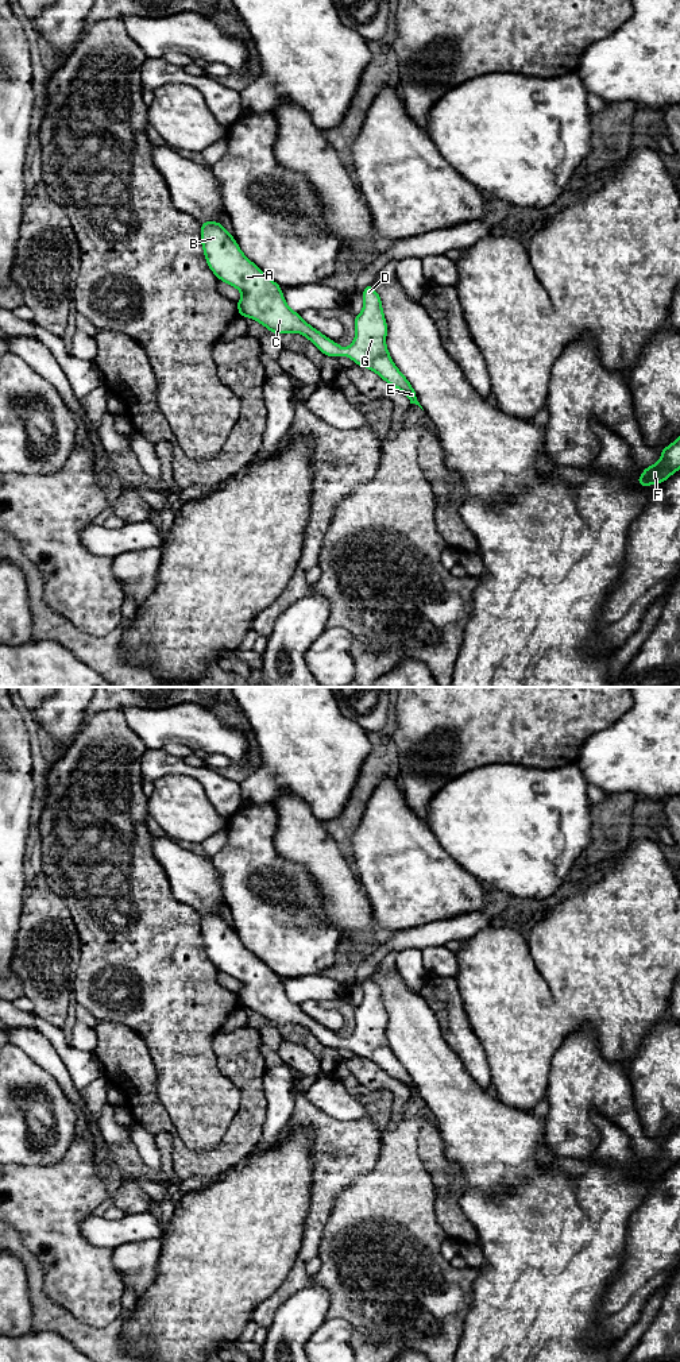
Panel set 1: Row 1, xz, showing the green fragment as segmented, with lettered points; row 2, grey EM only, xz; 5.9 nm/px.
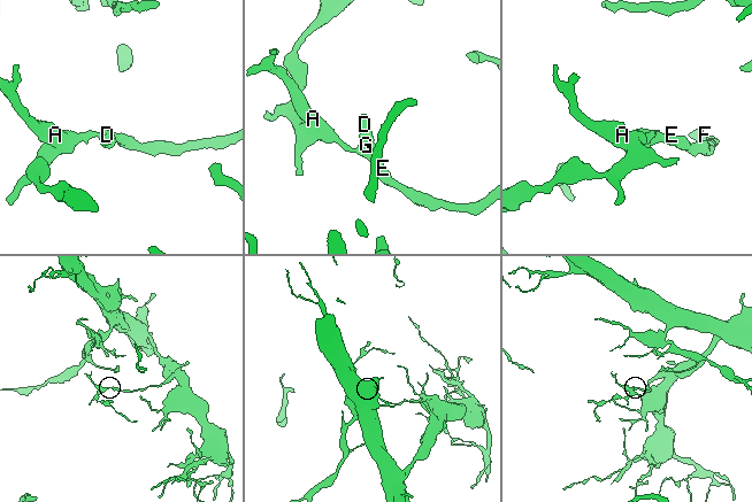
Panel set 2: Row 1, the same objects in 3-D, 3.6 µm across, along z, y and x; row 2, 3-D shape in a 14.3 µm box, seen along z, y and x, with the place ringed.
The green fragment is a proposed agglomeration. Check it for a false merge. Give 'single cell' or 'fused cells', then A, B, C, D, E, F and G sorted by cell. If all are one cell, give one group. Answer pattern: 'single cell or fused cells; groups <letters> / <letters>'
single cell; groups A B C D E F G

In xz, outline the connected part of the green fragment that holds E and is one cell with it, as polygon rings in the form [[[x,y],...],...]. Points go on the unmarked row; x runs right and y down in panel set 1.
[[[220,912],[200,915],[201,935],[209,960],[220,972],[242,983],[242,989],[236,993],[240,1007],[256,1011],[275,1026],[301,1025],[324,1046],[351,1049],[358,1057],[375,1062],[389,1076],[405,1084],[410,1095],[422,1100],[416,1081],[390,1049],[382,992],[372,975],[363,981],[364,998],[355,1007],[355,1030],[349,1038],[343,1039],[287,998],[281,977],[242,944],[232,925],[228,925]]]

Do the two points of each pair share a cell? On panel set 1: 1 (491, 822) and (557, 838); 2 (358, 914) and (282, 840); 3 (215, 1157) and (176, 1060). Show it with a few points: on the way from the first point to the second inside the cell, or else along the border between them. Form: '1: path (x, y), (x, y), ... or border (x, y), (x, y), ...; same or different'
1: path (507, 826), (513, 829), (541, 829); same
2: path (342, 892), (337, 884), (304, 851); same
3: border (231, 1123), (204, 1152), (193, 1152), (180, 1139); different

